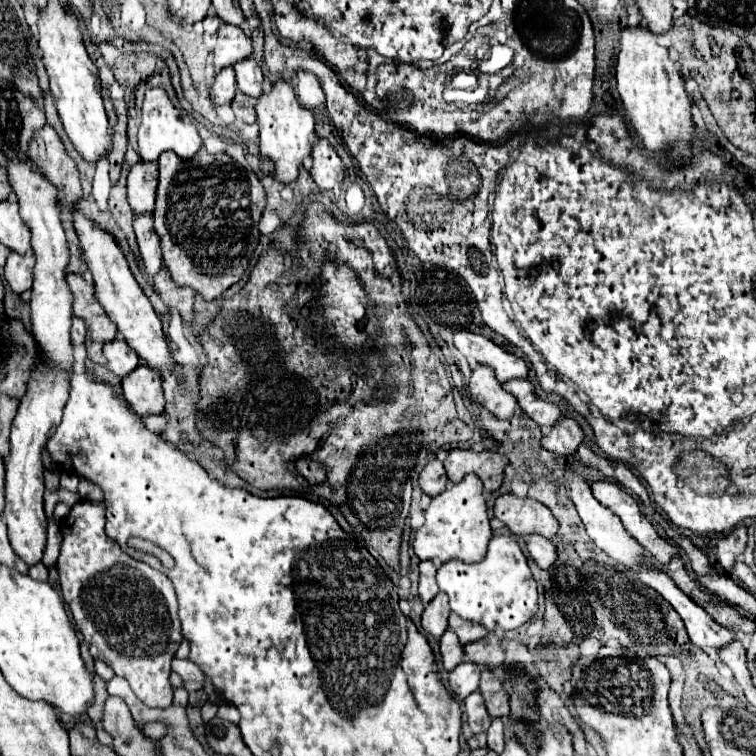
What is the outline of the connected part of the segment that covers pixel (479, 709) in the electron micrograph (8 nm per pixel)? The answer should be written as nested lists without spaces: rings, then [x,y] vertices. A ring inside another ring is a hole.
[[[474,691],[472,695],[468,695],[464,699],[464,707],[466,707],[466,715],[468,715],[468,725],[474,733],[482,733],[490,727],[490,715],[486,711],[480,691]]]

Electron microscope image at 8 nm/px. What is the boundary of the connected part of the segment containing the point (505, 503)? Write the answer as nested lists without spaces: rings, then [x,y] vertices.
[[[512,493],[502,495],[494,503],[494,517],[498,517],[514,535],[542,535],[552,539],[558,531],[558,521],[540,501],[520,499]]]

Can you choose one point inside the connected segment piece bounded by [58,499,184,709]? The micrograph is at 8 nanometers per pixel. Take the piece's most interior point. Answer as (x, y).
(127, 611)

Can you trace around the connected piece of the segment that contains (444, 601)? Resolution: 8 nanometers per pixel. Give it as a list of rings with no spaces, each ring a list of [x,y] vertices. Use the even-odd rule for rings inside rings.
[[[438,593],[424,609],[422,613],[422,627],[426,633],[434,635],[436,639],[442,637],[442,633],[448,629],[448,615],[450,615],[450,605],[446,593]]]

